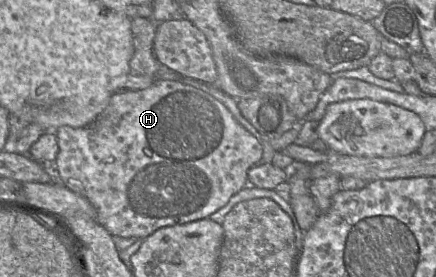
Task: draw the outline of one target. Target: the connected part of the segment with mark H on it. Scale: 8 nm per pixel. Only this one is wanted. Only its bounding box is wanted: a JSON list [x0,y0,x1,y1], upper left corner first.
[53,78,263,239]

